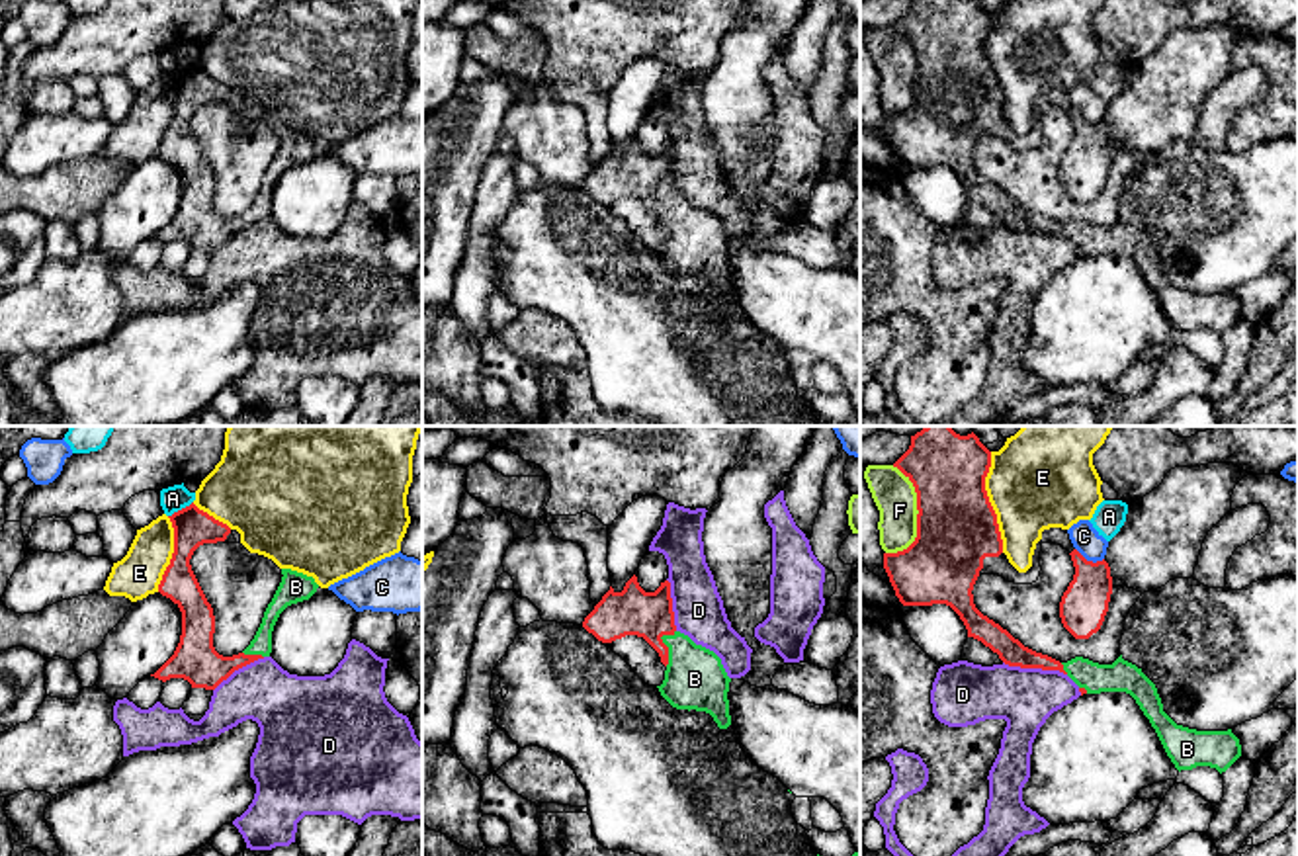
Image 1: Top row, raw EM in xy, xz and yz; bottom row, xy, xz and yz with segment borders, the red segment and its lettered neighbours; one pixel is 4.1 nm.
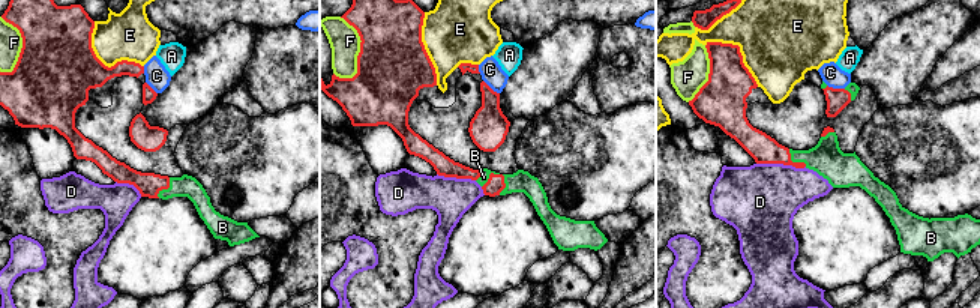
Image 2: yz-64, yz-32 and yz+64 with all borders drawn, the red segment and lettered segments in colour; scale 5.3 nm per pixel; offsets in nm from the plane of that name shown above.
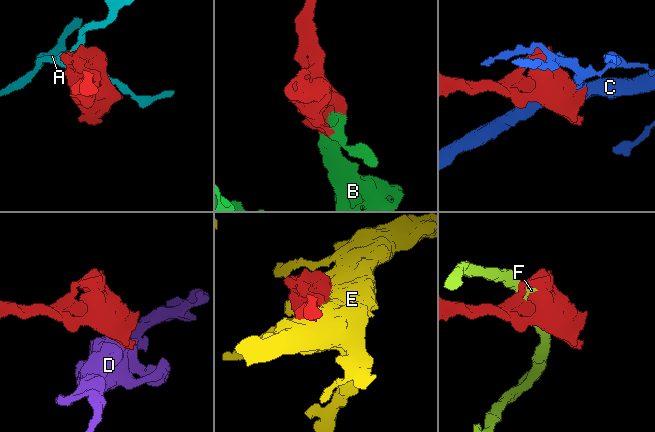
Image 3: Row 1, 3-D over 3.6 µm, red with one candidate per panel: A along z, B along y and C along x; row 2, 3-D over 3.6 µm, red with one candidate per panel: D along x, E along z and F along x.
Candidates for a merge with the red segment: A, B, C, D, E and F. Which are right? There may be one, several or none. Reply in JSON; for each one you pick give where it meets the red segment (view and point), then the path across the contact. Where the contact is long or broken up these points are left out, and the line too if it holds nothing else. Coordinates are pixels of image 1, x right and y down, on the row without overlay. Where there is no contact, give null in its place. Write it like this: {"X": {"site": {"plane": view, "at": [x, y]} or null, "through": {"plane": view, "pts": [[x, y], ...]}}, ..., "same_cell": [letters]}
{"B": {"site": {"plane": "xz", "at": [665, 208]}}, "same_cell": ["B"]}

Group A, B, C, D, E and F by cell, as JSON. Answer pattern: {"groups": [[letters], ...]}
{"groups": [["A"], ["B"], ["C"], ["D"], ["E"], ["F"]]}

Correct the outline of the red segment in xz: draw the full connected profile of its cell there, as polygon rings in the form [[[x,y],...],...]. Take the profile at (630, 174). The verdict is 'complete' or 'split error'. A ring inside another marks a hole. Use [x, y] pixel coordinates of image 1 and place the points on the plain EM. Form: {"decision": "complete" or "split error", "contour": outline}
{"decision": "split error", "contour": [[[635,137],[622,154],[610,149],[583,190],[602,205],[626,197],[643,199],[667,229],[665,242],[657,248],[661,258],[676,272],[710,276],[719,291],[731,287],[731,240],[714,213],[676,192],[669,143],[655,154],[645,154]]]}

